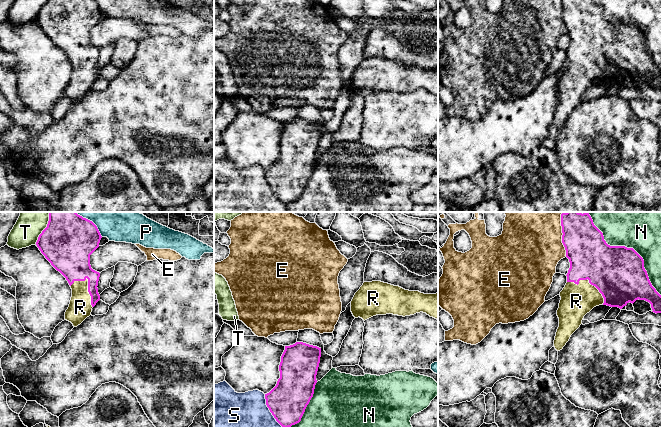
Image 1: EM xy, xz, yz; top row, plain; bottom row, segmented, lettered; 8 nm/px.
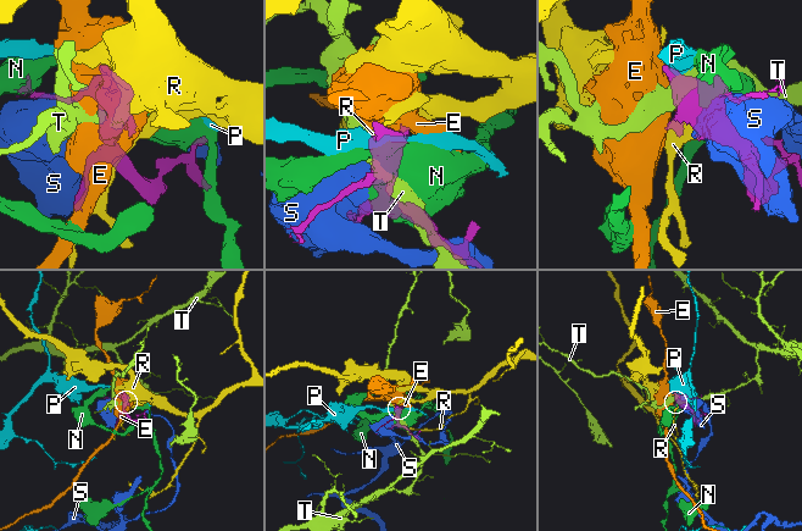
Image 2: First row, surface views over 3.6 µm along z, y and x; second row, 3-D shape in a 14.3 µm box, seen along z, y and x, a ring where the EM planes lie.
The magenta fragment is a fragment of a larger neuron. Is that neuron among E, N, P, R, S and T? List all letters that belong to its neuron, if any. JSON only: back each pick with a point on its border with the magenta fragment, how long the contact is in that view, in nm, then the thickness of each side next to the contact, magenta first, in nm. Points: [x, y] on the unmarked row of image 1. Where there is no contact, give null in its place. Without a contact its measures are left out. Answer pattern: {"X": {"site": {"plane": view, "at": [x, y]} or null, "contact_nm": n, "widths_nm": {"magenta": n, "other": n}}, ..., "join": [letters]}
{"R": {"site": {"plane": "yz", "at": [589, 57]}, "contact_nm": 340, "widths_nm": {"magenta": 420, "other": 260}}, "join": ["R"]}

